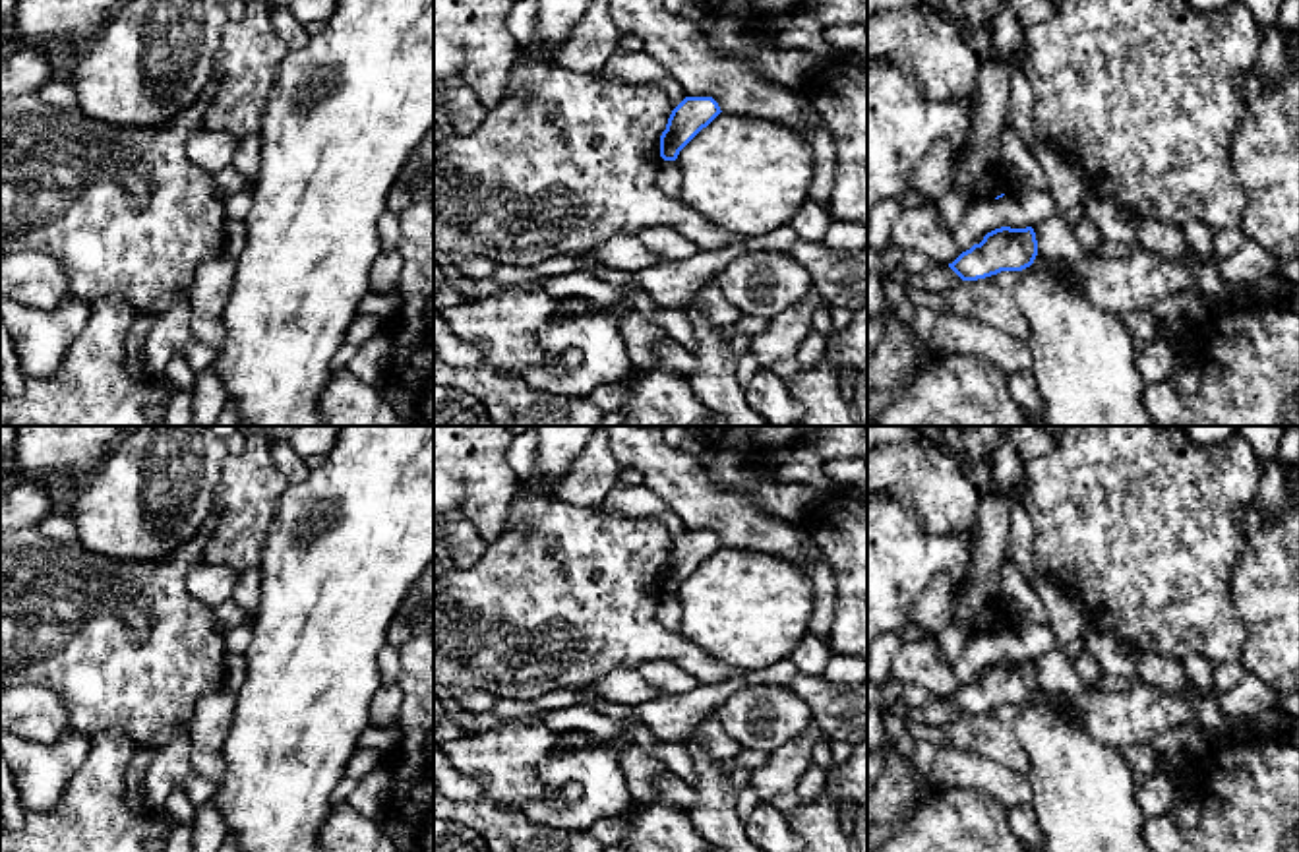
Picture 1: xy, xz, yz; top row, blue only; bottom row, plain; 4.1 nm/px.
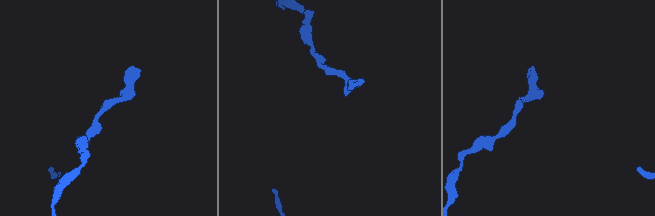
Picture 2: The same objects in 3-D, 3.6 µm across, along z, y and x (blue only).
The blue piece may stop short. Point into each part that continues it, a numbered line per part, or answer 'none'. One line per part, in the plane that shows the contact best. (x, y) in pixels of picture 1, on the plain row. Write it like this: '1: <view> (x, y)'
none

